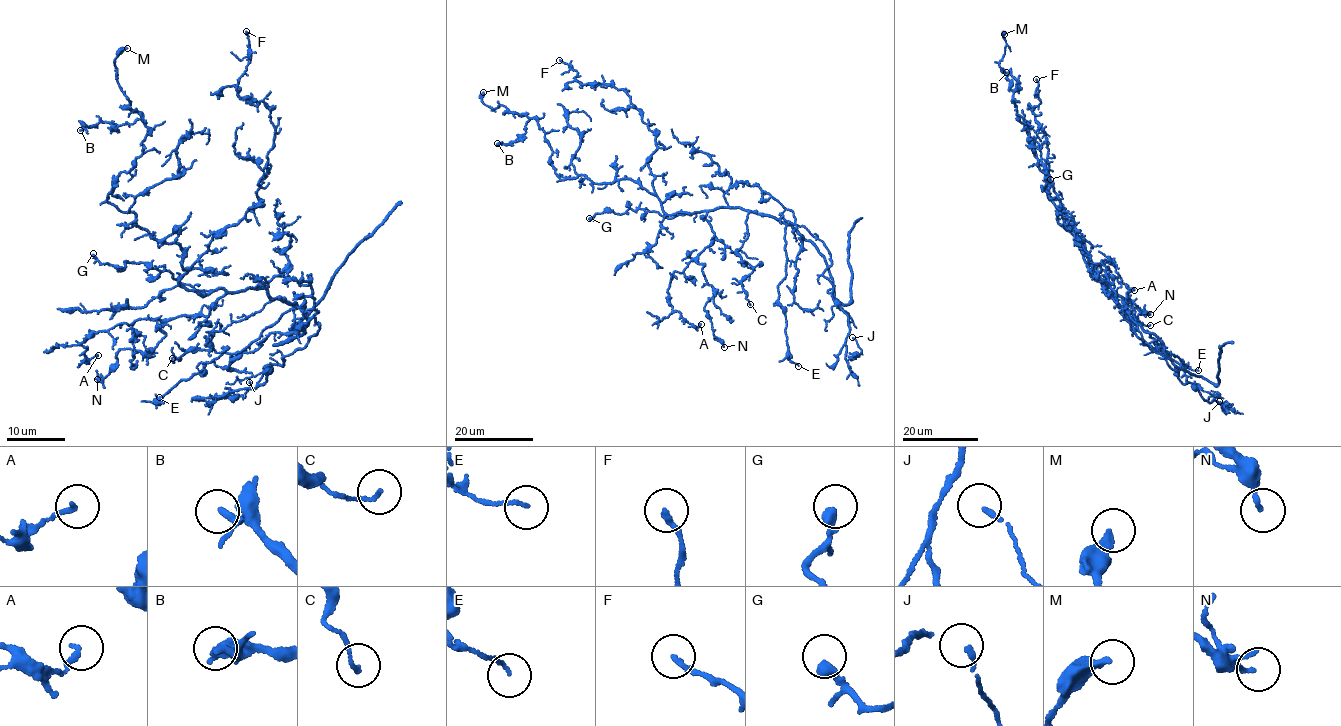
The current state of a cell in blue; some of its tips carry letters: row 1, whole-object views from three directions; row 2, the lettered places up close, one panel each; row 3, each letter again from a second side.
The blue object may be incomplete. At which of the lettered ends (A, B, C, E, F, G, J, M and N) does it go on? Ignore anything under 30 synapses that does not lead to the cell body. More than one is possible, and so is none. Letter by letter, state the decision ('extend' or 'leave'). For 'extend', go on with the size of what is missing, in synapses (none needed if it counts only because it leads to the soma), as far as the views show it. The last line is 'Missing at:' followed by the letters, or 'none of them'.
A: leave
B: leave
C: leave
E: leave
F: leave
G: leave
J: leave
M: leave
N: leave
Missing at: none of them

